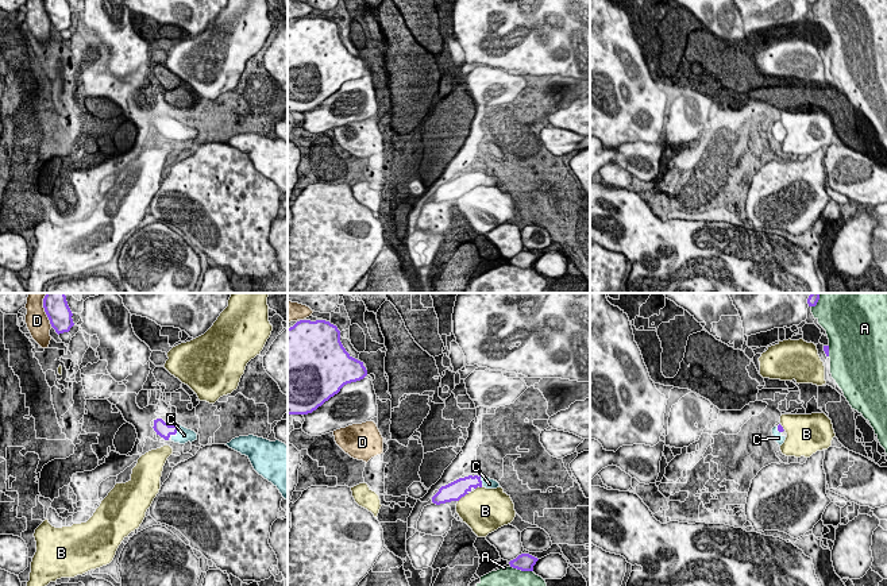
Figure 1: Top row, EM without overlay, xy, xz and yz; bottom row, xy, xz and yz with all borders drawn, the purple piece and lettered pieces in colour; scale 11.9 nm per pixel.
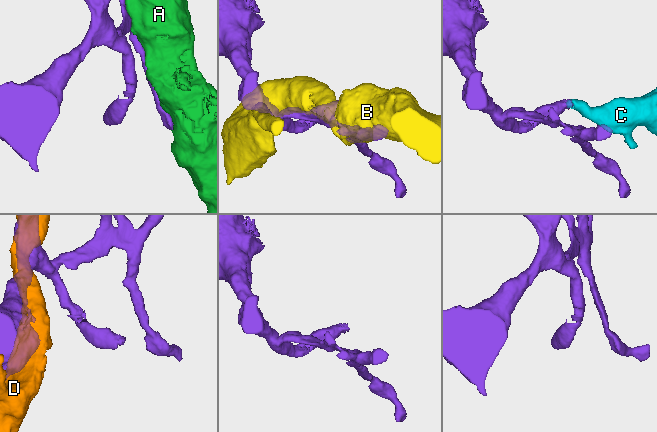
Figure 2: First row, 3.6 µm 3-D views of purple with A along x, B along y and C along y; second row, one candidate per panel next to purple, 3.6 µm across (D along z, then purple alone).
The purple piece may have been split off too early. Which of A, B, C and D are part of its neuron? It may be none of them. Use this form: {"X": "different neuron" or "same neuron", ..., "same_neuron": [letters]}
{"A": "different neuron", "B": "different neuron", "C": "same neuron", "D": "different neuron", "same_neuron": ["C"]}

